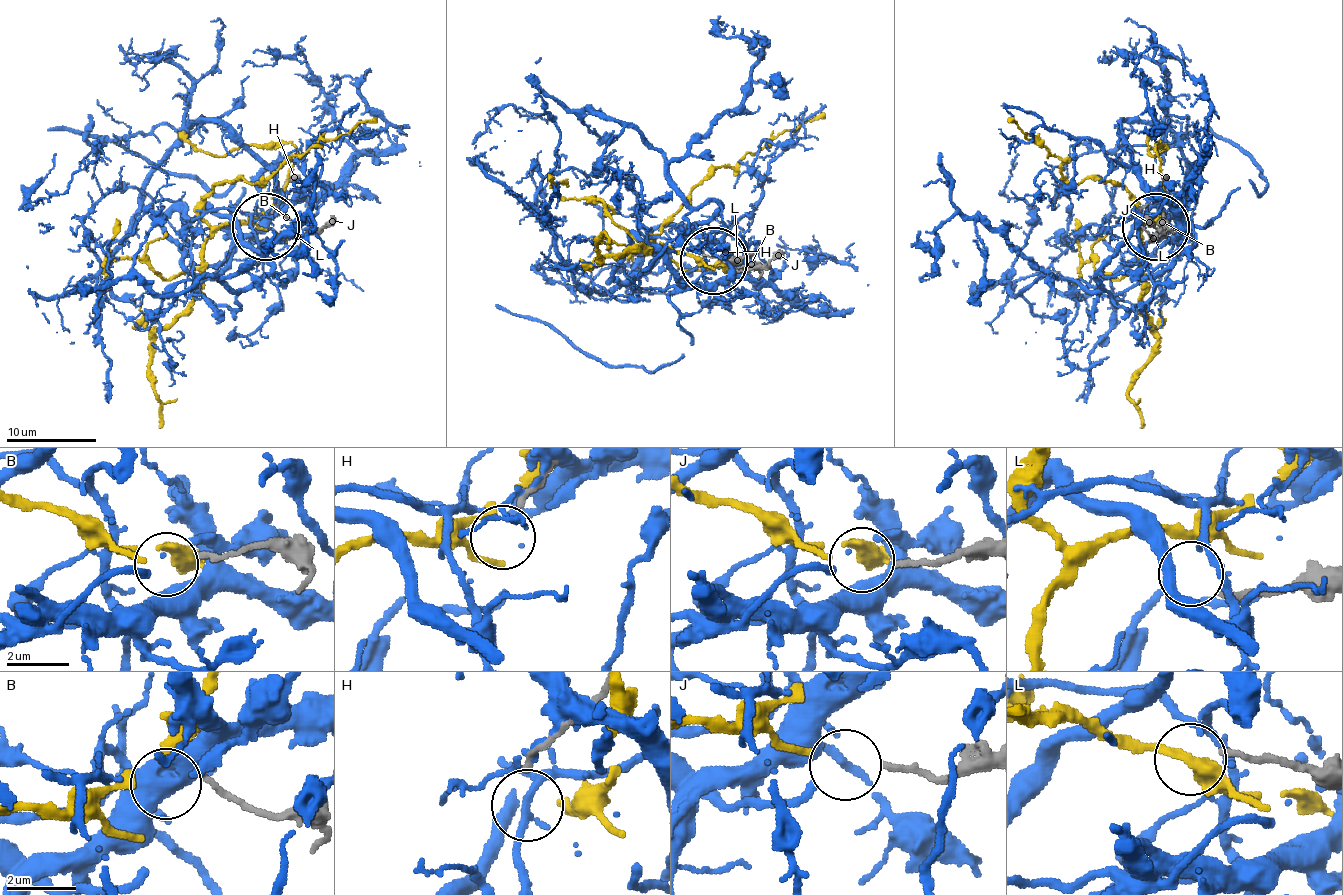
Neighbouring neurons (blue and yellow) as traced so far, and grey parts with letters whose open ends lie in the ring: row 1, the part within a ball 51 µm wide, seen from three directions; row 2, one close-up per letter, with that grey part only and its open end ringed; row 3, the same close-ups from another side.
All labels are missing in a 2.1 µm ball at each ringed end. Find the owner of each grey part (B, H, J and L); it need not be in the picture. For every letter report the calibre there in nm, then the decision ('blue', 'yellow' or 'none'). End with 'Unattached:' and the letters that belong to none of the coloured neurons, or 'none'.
B: calibre 150 nm; none
H: calibre 200 nm; none
J: calibre 170 nm; yellow
L: calibre 190 nm; none
Unattached: B, H, L

